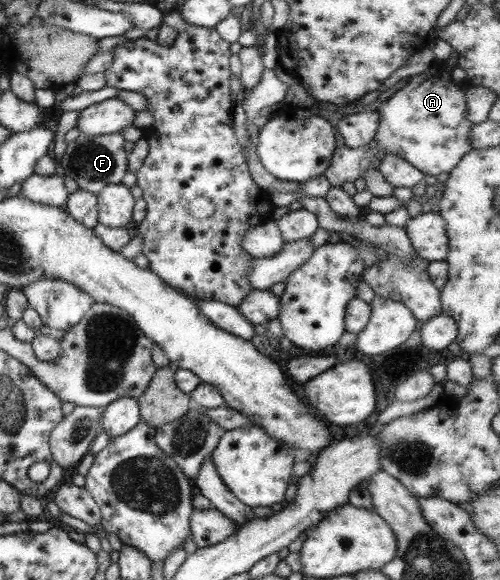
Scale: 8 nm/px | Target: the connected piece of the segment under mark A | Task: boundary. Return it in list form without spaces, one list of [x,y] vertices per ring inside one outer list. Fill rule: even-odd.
[[[456,50],[450,51],[447,61],[434,63],[424,73],[408,77],[406,85],[399,87],[377,108],[379,124],[370,144],[362,148],[334,149],[323,176],[331,187],[340,187],[344,181],[354,181],[363,171],[376,168],[382,156],[394,154],[407,161],[423,175],[450,173],[460,158],[472,150],[468,137],[470,123],[465,118],[465,99],[459,84],[451,78],[451,70],[456,67]]]

